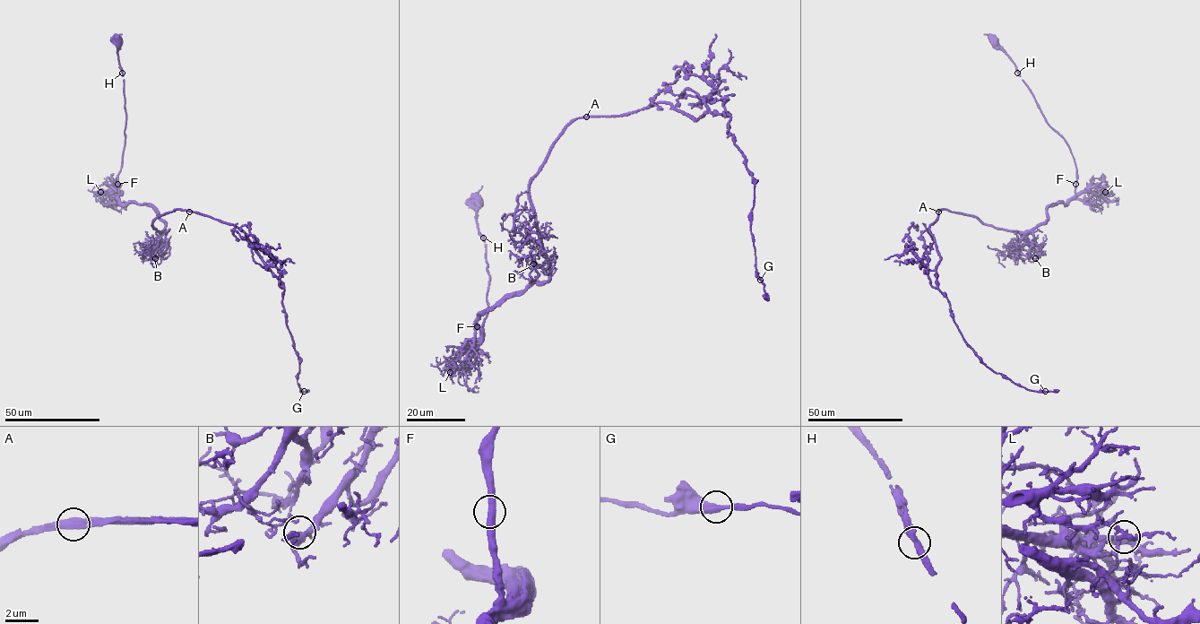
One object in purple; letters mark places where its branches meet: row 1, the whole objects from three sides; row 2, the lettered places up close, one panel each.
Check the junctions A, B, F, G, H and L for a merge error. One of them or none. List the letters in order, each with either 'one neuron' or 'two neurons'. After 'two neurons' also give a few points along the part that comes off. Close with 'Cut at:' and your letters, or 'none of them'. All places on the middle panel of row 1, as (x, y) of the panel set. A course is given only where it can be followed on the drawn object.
A: one neuron
B: one neuron
F: one neuron
G: one neuron
H: one neuron
L: one neuron
Cut at: none of them

